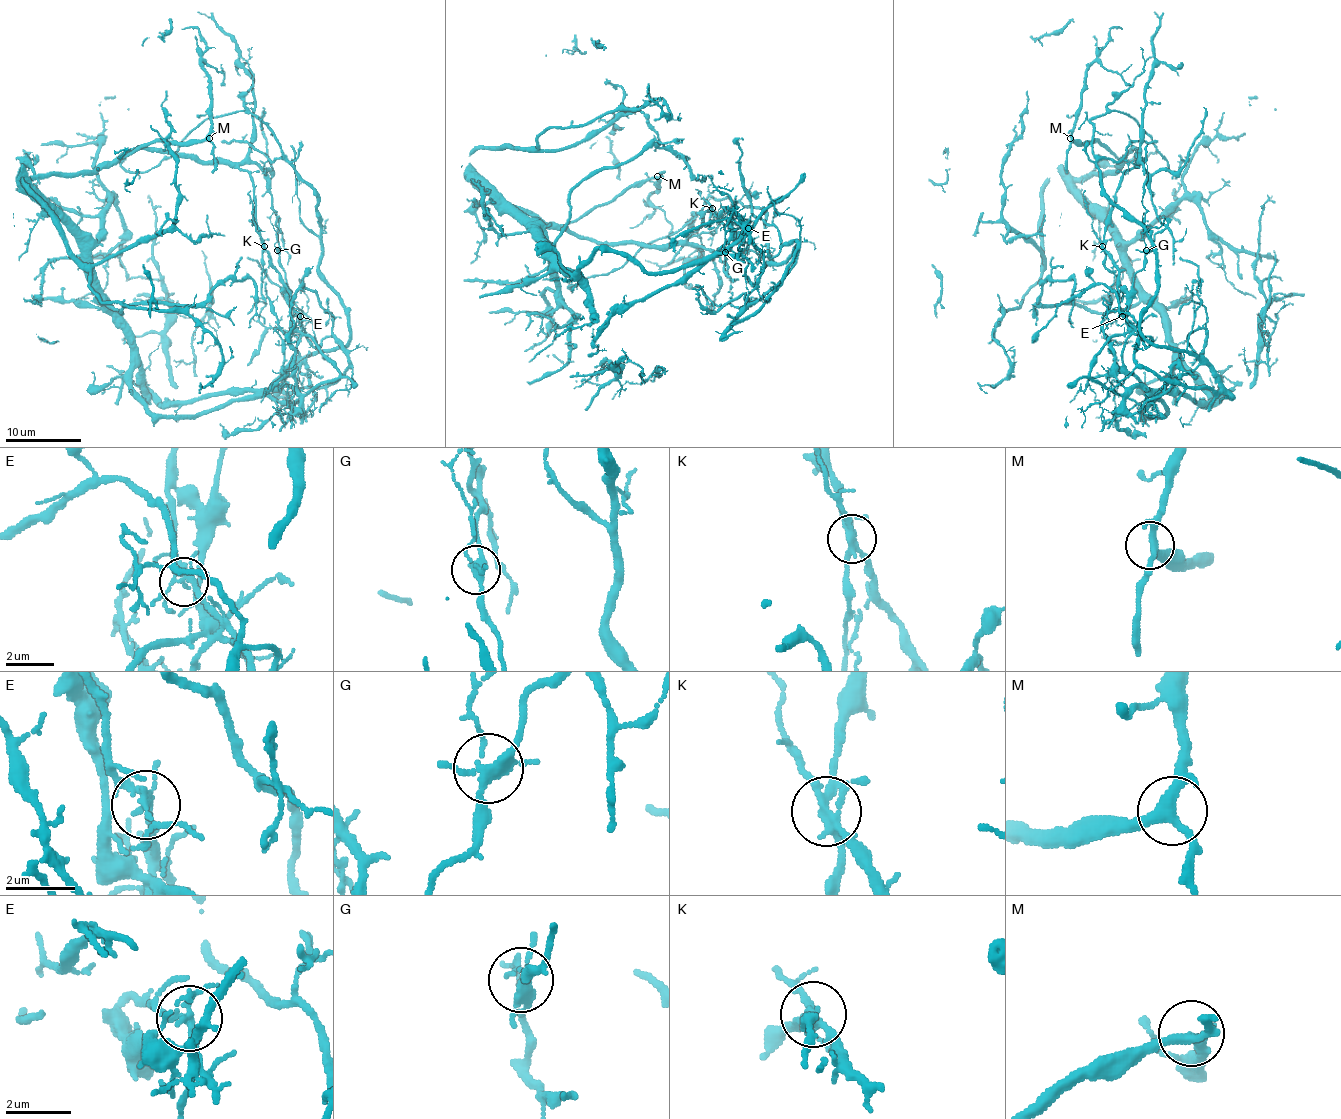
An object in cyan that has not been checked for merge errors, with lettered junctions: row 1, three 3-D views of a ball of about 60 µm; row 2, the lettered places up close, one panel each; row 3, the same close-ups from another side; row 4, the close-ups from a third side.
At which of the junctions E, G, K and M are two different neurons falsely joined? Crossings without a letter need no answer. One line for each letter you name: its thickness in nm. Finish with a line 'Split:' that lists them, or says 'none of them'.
E: 200 nm
K: 260 nm
Split: E, K

